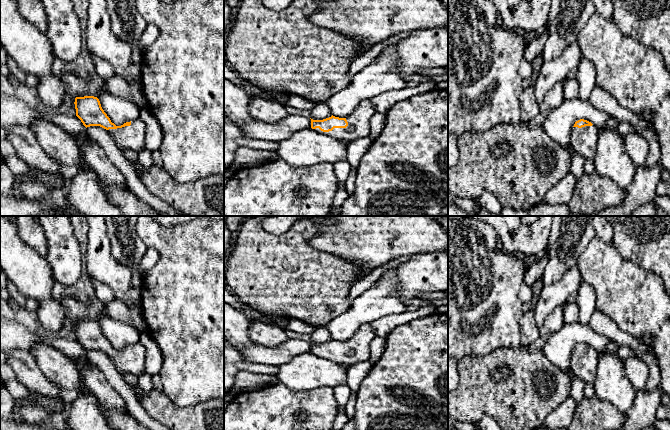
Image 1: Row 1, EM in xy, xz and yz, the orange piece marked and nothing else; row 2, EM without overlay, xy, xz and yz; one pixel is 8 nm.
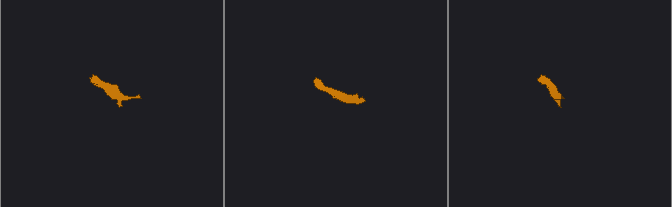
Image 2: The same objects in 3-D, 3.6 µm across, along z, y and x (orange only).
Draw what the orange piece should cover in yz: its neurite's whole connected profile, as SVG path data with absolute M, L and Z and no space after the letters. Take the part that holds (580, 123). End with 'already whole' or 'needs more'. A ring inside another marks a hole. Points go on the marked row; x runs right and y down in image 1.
M580 119L575 122L570 133L570 146L585 160L593 161L596 155L596 146L599 129L591 122Z; needs more

